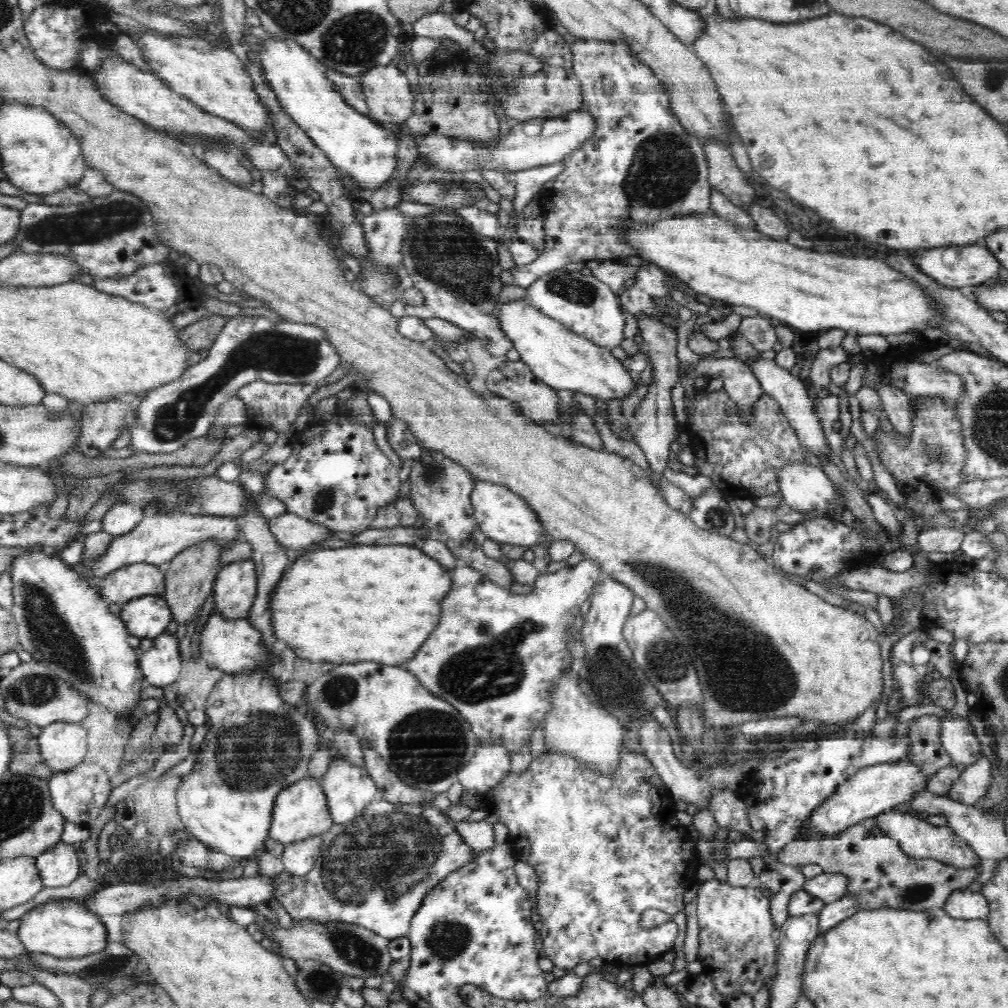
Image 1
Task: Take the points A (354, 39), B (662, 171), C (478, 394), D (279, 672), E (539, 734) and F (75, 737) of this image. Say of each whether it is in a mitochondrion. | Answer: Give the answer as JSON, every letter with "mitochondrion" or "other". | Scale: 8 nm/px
{"A":"mitochondrion","B":"mitochondrion","C":"other","D":"other","E":"other","F":"other"}

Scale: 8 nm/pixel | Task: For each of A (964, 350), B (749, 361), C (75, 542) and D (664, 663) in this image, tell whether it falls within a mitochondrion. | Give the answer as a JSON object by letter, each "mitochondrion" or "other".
{"A":"other","B":"other","C":"other","D":"mitochondrion"}

